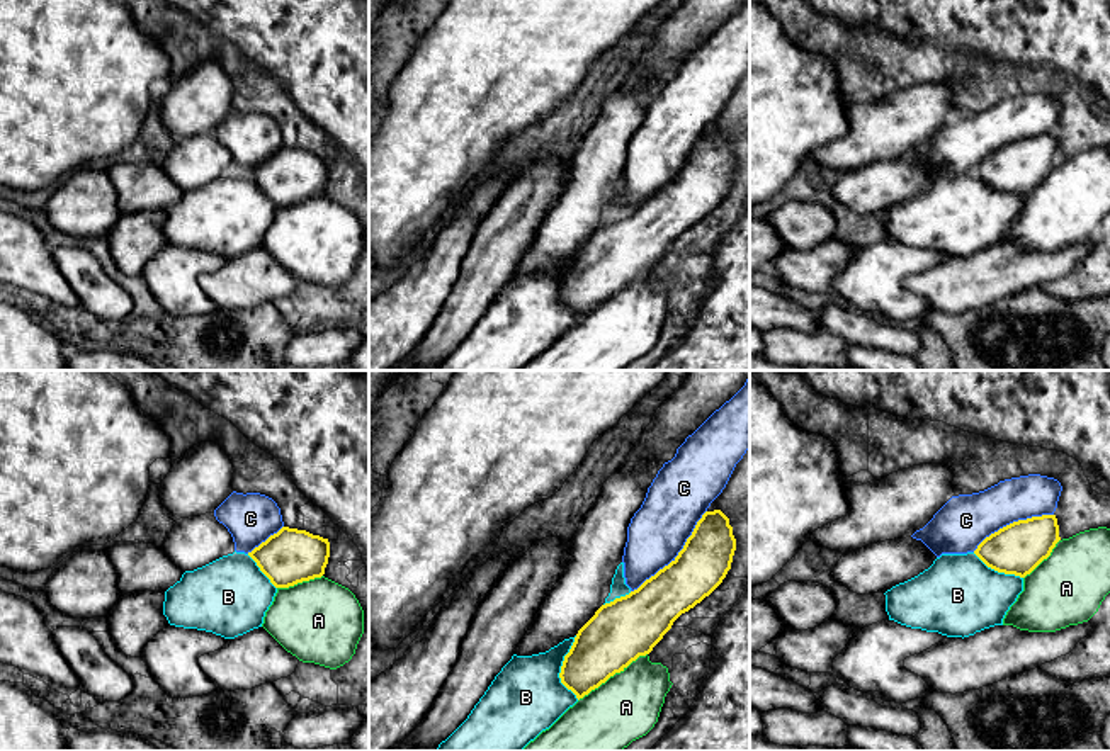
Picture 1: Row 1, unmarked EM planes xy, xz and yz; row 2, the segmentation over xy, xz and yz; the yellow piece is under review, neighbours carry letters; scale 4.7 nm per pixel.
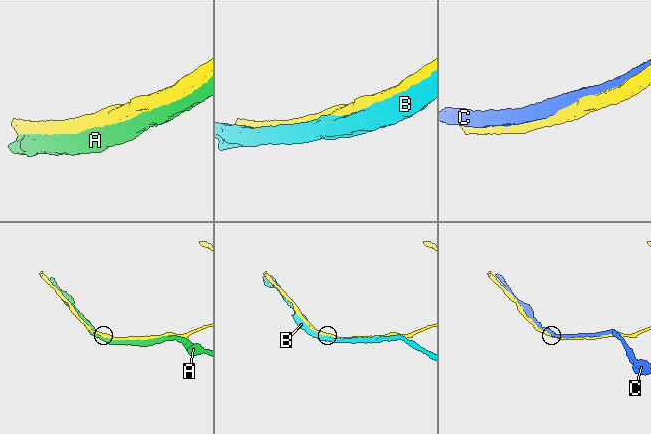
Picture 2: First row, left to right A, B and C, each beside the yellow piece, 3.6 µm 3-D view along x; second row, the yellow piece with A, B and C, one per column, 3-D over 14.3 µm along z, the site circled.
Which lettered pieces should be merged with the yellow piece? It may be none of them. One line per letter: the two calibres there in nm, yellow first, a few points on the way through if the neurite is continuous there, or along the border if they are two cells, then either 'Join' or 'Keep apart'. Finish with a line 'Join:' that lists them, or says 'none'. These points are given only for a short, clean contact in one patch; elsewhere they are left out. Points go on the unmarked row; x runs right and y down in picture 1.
A: Thickness 300 nm (yellow) against 320 nm. Keep apart
B: Thickness 280 nm (yellow) against 360 nm. Keep apart
C: Thickness 240 nm (yellow) against 280 nm. Keep apart
Join: none

